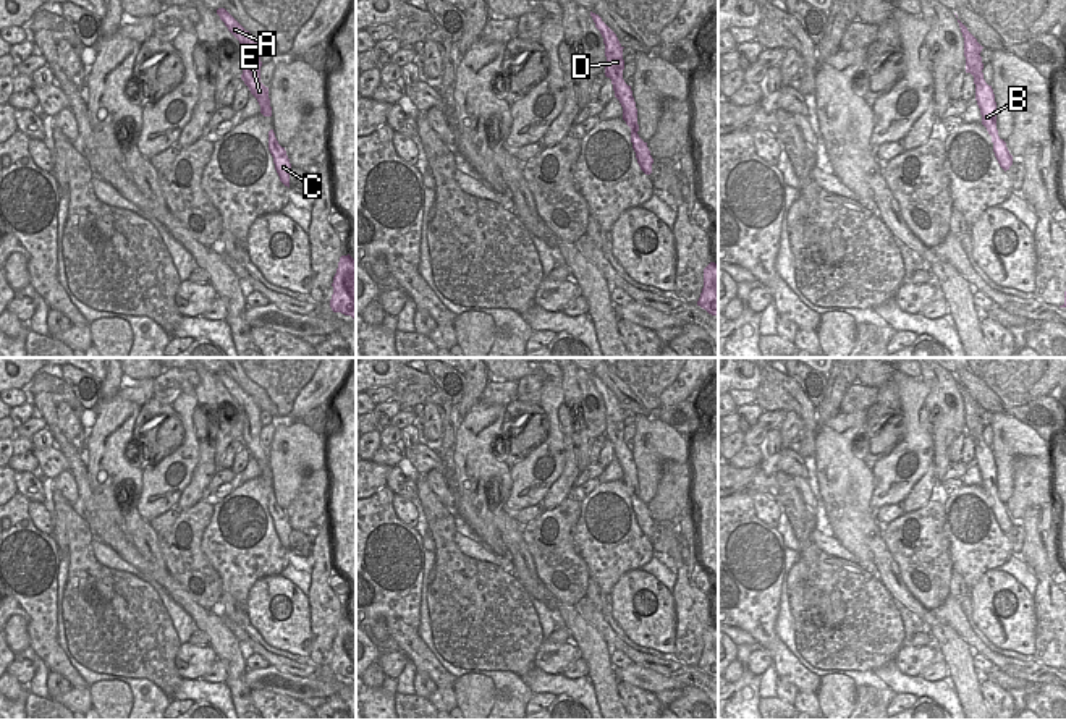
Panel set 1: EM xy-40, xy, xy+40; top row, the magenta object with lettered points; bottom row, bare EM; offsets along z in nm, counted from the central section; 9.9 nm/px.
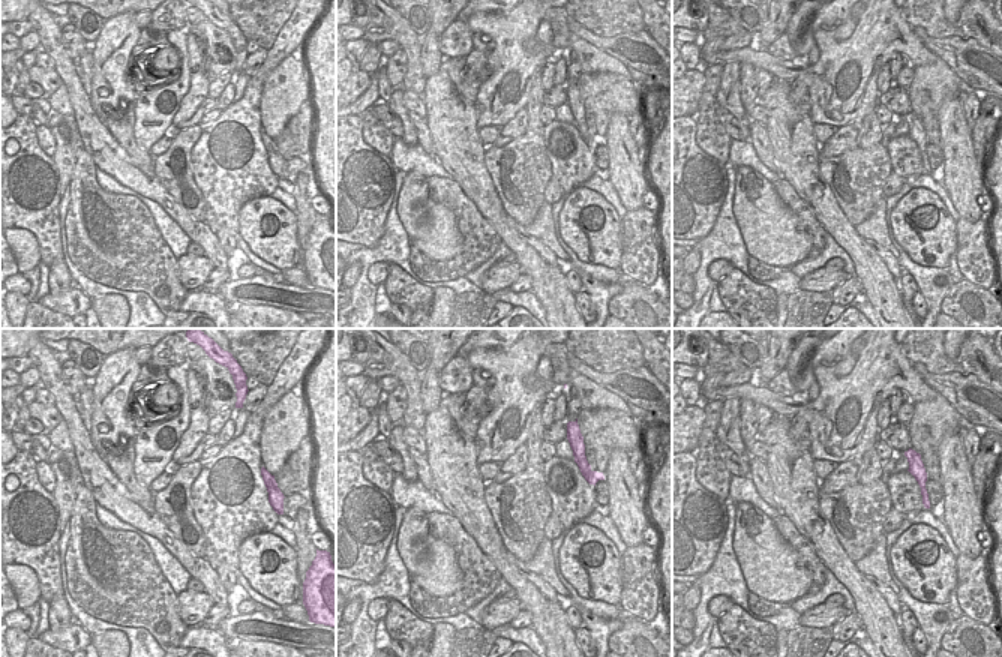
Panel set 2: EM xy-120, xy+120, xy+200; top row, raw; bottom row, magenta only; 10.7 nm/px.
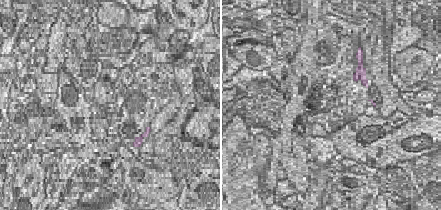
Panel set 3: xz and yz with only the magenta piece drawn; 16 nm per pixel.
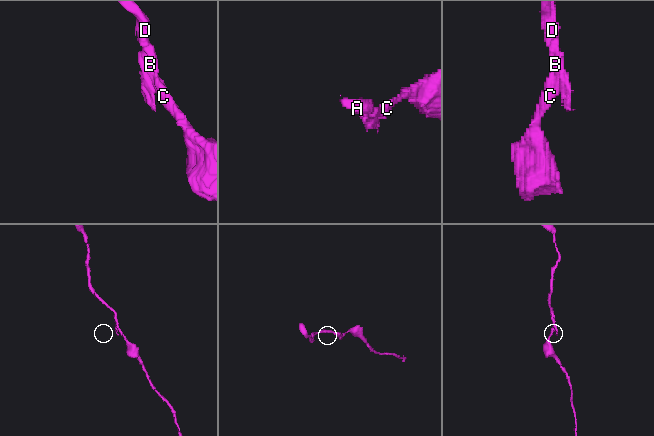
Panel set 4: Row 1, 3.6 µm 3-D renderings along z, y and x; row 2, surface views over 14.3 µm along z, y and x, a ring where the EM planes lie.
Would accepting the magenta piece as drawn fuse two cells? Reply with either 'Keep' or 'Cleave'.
Keep.

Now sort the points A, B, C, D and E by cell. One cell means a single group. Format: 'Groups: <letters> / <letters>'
Groups: A B C D E.

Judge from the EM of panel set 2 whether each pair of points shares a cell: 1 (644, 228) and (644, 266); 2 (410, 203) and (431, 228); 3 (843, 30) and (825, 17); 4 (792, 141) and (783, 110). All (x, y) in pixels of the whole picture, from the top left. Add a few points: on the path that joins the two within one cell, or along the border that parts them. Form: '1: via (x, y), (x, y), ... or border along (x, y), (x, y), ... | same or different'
1: via (644, 237), (644, 257) | same
2: via (411, 209), (425, 222) | same
3: via (843, 24), (837, 17), (831, 17) | same
4: via (789, 134), (783, 117) | same

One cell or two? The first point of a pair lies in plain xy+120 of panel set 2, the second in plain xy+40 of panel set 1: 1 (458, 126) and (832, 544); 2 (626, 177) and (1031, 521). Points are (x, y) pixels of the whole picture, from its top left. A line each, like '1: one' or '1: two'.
1: two
2: one

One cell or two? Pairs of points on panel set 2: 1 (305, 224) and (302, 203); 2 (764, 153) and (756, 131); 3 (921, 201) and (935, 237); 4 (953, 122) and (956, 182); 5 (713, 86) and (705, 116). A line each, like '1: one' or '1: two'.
1: one
2: one
3: one
4: one
5: two

